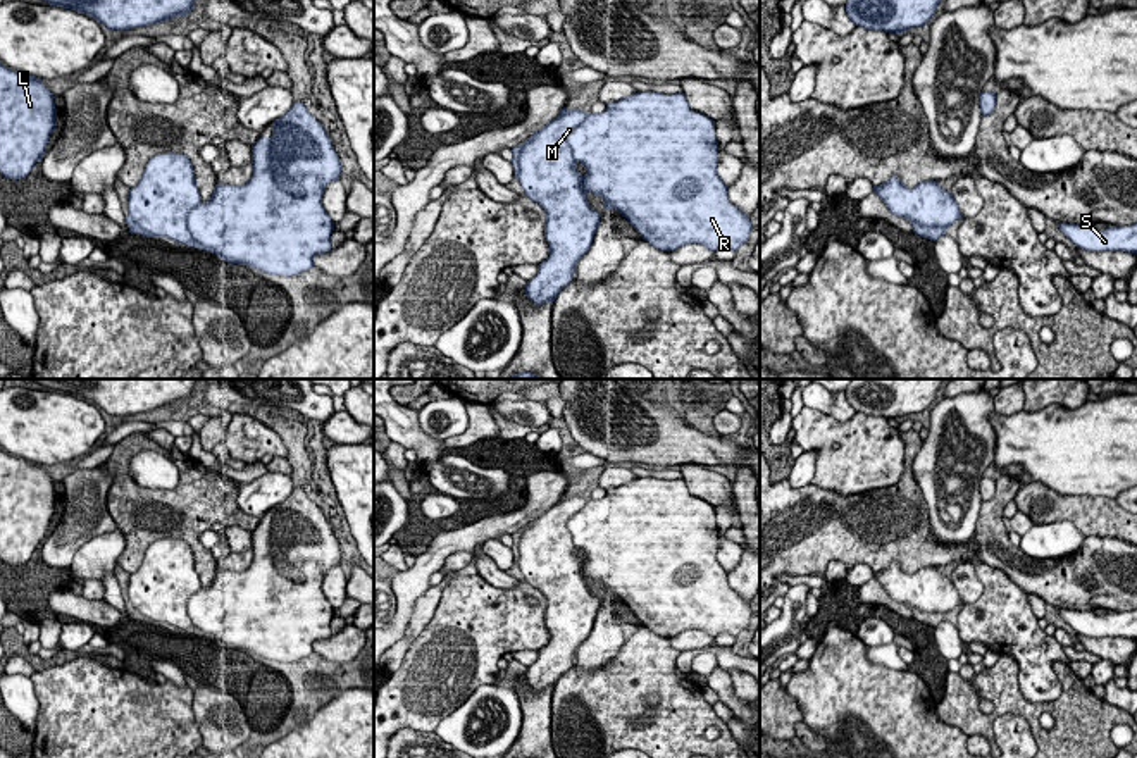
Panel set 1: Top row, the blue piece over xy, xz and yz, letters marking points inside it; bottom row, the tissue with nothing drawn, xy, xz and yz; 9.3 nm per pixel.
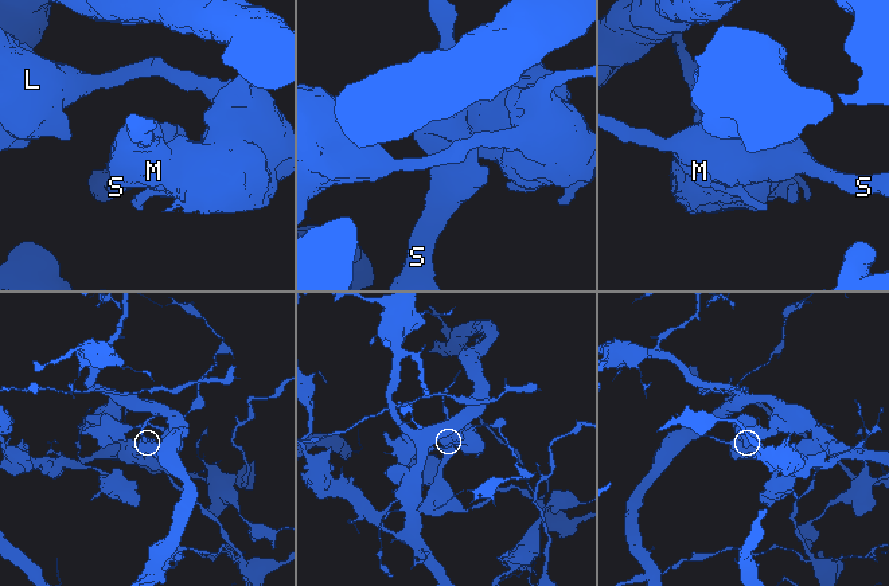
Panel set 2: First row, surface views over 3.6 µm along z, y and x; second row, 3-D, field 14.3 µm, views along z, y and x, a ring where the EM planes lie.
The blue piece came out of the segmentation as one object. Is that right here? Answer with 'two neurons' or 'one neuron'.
two neurons

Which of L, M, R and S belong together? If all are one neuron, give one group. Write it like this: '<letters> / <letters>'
L R / M S

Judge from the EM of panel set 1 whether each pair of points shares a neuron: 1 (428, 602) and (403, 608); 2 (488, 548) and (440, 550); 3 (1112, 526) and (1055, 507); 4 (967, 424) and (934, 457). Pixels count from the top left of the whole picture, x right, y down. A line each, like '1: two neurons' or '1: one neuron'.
1: two neurons
2: two neurons
3: one neuron
4: one neuron

